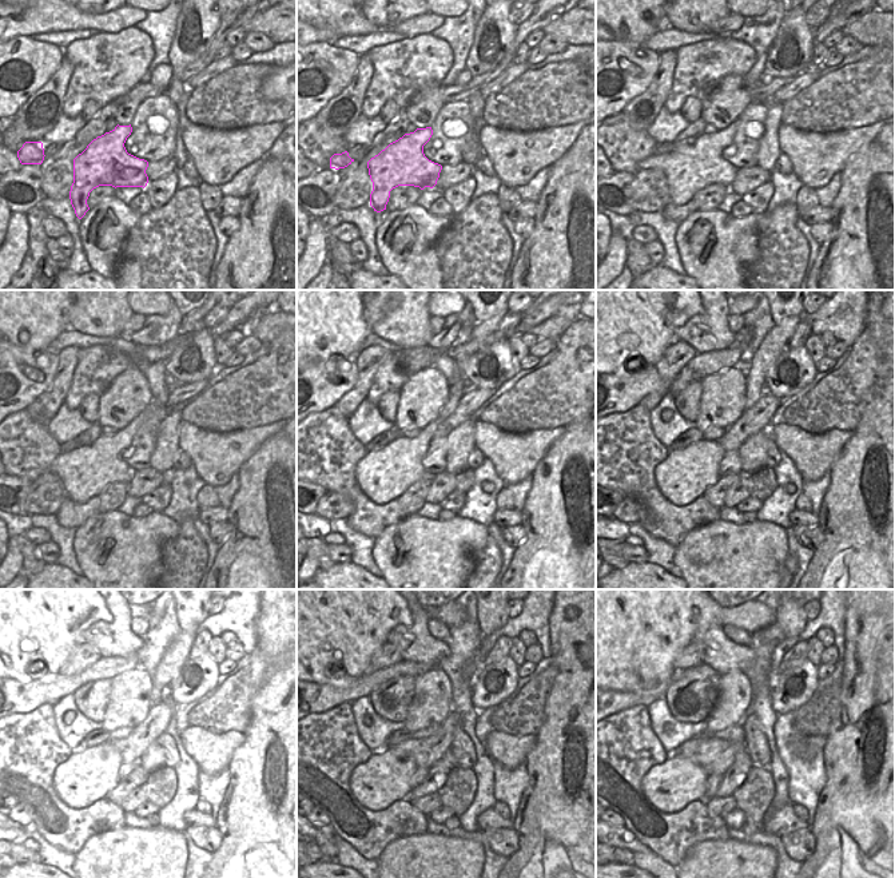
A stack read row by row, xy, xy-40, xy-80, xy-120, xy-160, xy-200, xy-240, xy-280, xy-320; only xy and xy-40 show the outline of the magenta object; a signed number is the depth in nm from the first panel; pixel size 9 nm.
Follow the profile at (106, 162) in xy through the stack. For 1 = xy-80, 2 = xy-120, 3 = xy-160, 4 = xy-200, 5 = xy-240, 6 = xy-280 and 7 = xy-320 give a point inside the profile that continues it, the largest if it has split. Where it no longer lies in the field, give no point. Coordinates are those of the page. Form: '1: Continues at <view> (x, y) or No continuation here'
1: Continues at xy-80 (688, 169)
2: Continues at xy-120 (86, 472)
3: Continues at xy-160 (384, 475)
4: Continues at xy-200 (684, 475)
5: Continues at xy-240 (90, 774)
6: Continues at xy-280 (382, 779)
7: Continues at xy-320 (671, 786)

